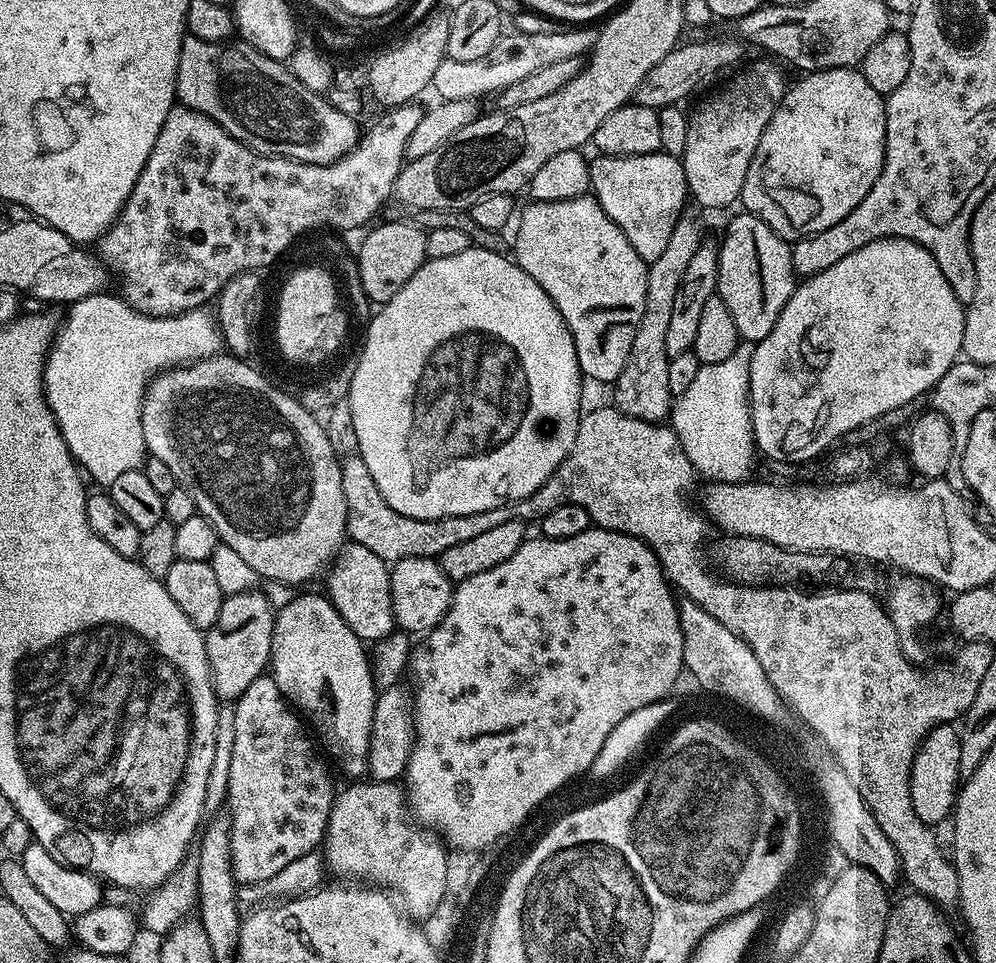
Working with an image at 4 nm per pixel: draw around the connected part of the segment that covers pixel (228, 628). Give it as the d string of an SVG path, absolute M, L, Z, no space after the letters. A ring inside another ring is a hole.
M260 590L224 597L218 622L214 622L214 626L207 629L204 638L212 685L221 701L238 701L250 682L265 675L272 659L275 625L274 607L272 608L271 602Z

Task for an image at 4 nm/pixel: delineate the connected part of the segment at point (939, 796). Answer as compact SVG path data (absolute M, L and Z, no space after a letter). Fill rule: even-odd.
M951 723L938 724L929 728L910 770L910 802L914 802L914 814L929 826L937 826L953 815L960 775L960 733Z

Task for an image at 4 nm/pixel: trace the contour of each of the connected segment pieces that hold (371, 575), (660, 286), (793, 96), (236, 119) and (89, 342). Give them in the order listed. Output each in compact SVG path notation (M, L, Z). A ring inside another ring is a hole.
M348 542L340 549L340 555L327 572L326 595L338 610L342 622L346 622L350 630L354 630L358 639L379 642L392 635L396 628L396 619L392 609L390 568L386 561L378 558L378 554L373 554L371 550L366 550L366 546Z
M691 214L682 215L678 218L674 231L670 233L670 242L666 246L666 251L662 253L662 258L648 264L646 310L642 310L642 322L634 334L630 358L626 358L626 366L614 382L614 388L617 388L615 407L630 418L655 424L669 415L674 397L670 394L668 380L670 358L666 354L666 330L670 326L670 314L674 310L674 294L678 294L678 286L682 286L682 274L686 274L690 258L698 254L698 246L703 244L705 239L703 222Z
M831 68L821 72L809 72L800 79L804 80L798 81L793 88L791 85L773 110L773 116L765 127L757 149L754 150L753 160L746 172L745 184L742 186L738 199L740 204L744 203L743 211L750 212L762 222L766 222L770 230L774 230L783 240L789 242L825 232L830 226L842 222L842 218L846 218L846 214L850 214L850 210L854 210L854 206L858 206L858 202L862 202L862 198L870 194L874 182L878 182L878 174L882 174L884 169L884 147L886 146L886 110L884 109L886 100L878 94L878 90L874 90L874 86L870 86L870 82L866 82L863 71L856 68Z
M185 35L176 75L176 99L183 107L206 114L235 140L264 156L284 156L302 164L333 164L356 147L362 132L356 129L353 117L342 114L321 93L306 90L281 61L271 60L257 48L232 43L202 42L197 36Z
M93 294L73 303L64 325L54 332L48 359L44 361L44 394L56 418L63 440L79 467L101 487L109 487L120 474L137 471L146 460L141 414L150 381L177 366L207 360L221 351L222 337L213 313L208 310L179 312L176 316L147 316L131 308L127 300Z

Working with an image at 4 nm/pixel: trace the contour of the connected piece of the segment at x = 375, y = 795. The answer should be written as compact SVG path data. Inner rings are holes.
M390 780L367 783L348 788L333 799L322 845L327 871L331 875L333 872L336 878L375 882L395 890L413 917L431 917L447 890L449 853L437 833L414 819L405 789L399 783Z

